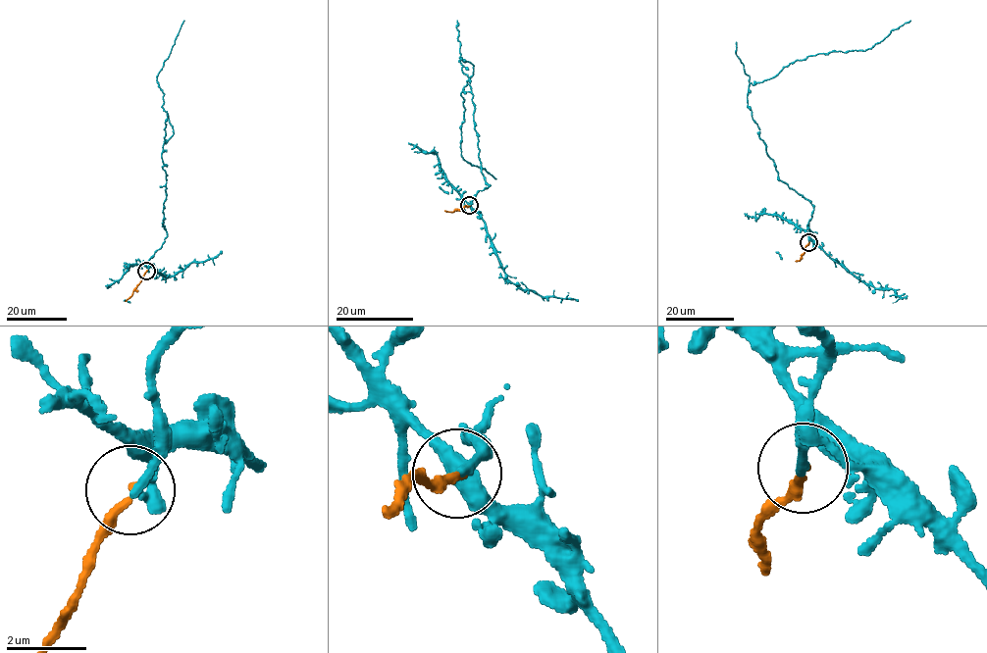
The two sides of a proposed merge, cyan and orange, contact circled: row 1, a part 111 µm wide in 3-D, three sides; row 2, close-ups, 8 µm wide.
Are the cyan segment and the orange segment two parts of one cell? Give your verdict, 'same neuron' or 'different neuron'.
same neuron

